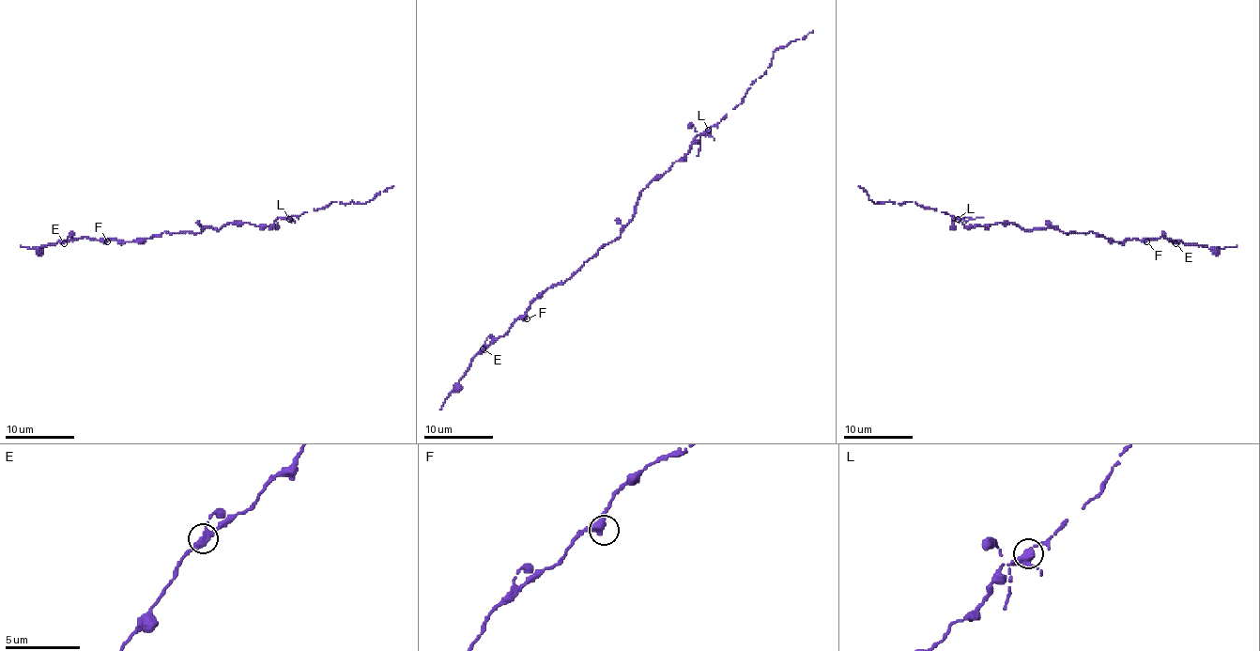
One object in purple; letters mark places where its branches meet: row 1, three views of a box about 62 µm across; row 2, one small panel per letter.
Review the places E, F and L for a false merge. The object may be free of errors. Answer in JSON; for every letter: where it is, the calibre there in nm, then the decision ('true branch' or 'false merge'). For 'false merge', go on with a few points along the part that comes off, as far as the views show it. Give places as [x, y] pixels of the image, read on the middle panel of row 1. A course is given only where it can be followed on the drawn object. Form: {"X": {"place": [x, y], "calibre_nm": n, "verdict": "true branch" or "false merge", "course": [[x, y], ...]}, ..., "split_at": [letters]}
{"E": {"place": [483, 348], "calibre_nm": 400, "verdict": "true branch"}, "F": {"place": [527, 318], "calibre_nm": 440, "verdict": "true branch"}, "L": {"place": [708, 130], "calibre_nm": 400, "verdict": "false merge", "course": [[709, 130], [742, 101], [764, 74], [776, 50], [813, 30]]}, "split_at": ["L"]}

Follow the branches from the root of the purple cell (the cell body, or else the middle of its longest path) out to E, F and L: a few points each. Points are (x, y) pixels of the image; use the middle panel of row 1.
E: (636, 209), (619, 238), (605, 244), (568, 279), (547, 287), (502, 336), (483, 348)
F: (636, 209), (619, 238), (605, 244), (568, 279), (544, 291), (530, 305), (527, 318)
L: (636, 209), (639, 193), (688, 152), (697, 131), (705, 133), (709, 130)

